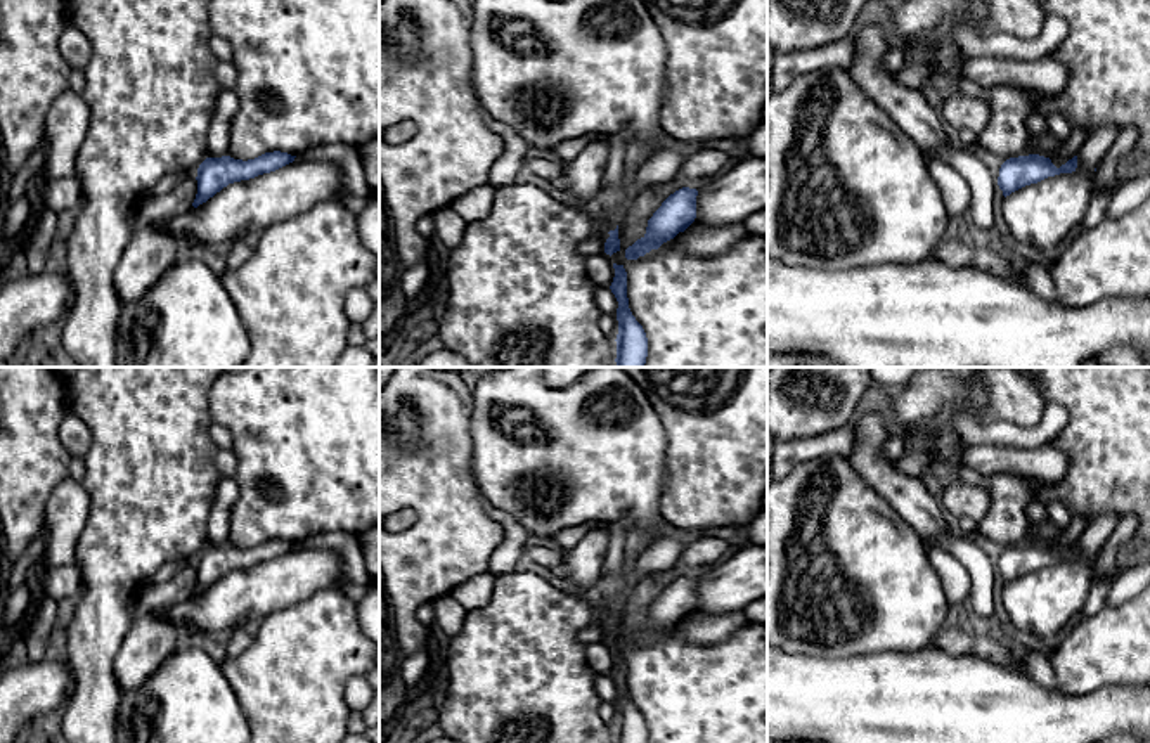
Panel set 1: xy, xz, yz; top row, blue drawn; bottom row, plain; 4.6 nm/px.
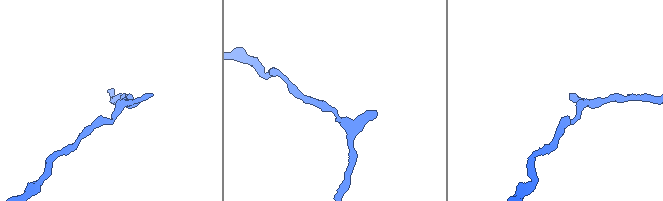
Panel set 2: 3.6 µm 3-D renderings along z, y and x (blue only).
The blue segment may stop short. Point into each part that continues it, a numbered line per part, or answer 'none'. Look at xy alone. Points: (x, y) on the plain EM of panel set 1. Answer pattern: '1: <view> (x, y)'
none

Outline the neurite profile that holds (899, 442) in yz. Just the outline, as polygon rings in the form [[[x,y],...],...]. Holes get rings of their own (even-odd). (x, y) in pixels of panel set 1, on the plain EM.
[[[897,430],[883,443],[882,452],[890,461],[897,461],[904,452],[908,452],[914,445],[916,443],[909,433]]]

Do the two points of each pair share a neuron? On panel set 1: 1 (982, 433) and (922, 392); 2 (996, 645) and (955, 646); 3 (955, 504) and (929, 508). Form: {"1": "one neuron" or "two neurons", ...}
{"1": "two neurons", "2": "one neuron", "3": "two neurons"}

